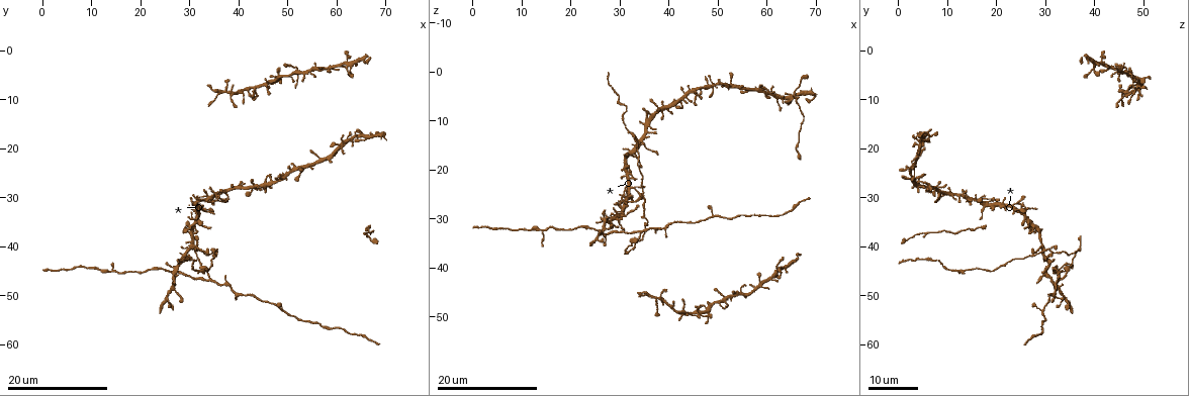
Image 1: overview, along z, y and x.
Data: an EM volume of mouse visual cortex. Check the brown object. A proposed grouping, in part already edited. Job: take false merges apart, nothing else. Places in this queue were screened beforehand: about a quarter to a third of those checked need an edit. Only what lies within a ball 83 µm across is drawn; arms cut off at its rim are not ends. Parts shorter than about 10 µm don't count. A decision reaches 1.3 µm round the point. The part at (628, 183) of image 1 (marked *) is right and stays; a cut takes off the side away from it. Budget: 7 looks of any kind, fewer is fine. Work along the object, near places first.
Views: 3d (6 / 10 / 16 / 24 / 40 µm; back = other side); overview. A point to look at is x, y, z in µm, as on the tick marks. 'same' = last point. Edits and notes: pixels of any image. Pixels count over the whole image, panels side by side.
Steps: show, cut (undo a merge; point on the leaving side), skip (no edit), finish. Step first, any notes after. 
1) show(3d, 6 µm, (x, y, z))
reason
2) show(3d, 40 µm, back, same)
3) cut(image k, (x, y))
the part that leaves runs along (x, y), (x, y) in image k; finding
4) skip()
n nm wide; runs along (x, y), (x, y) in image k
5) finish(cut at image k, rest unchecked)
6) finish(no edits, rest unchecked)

show(3d, 24 µm, (34.5, 46.5, 32.0))
three-way junction

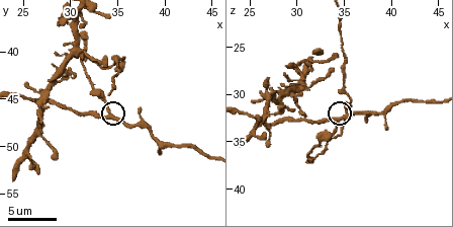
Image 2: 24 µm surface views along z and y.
show(3d, 10 µm, (34.4, 46.8, 32.6))

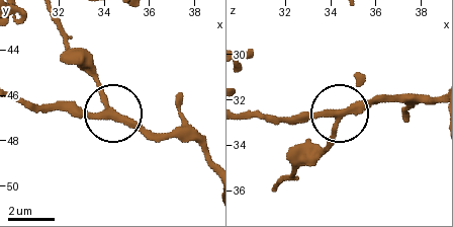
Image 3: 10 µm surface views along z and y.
skip()
3 arms; runs along (55, 21), (110, 110), (37, 108) in image 3; one cell here

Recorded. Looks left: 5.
show(3d, 16 µm, (31.5, 40.5, 36.5))
abrupt turn

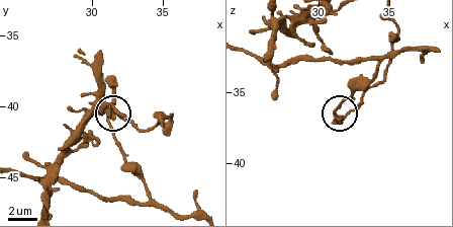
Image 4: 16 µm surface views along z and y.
show(3d, 6 µm, same)
closer look

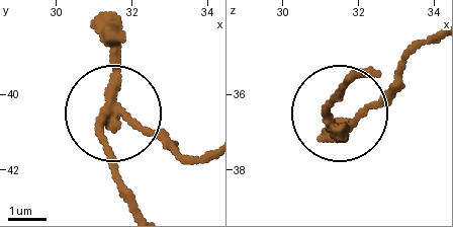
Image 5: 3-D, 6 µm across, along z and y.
cut(image 5, (158, 133))
the part that leaves runs along (115, 111), (189, 156), (209, 156) in image 5; a second cell is stuck on

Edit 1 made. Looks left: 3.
show(overview)

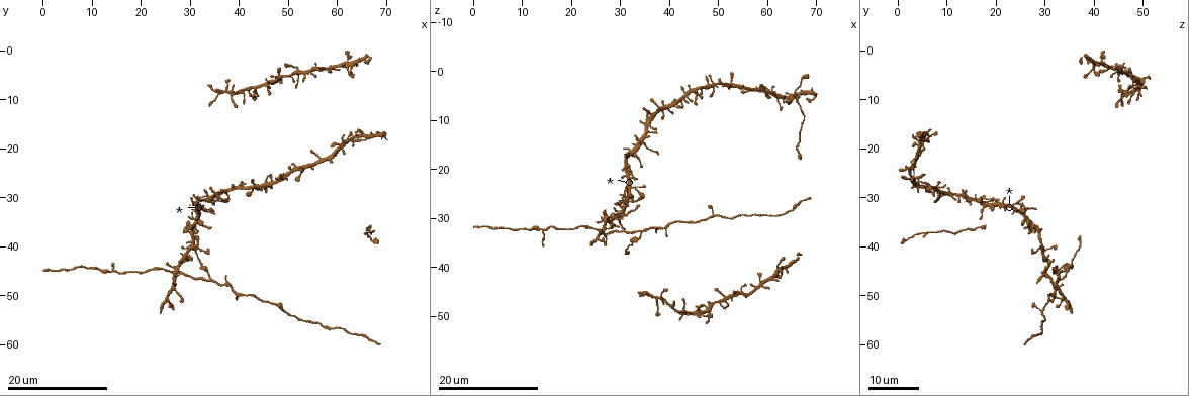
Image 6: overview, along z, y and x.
show(3d, 16 µm, (66.0, 37.0, 5.0))
three-way junction

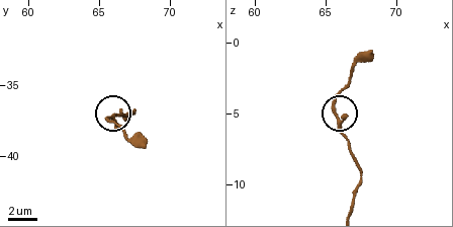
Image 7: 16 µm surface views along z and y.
show(3d, 6 µm, (65.8, 37.4, 5.0))
zoom in

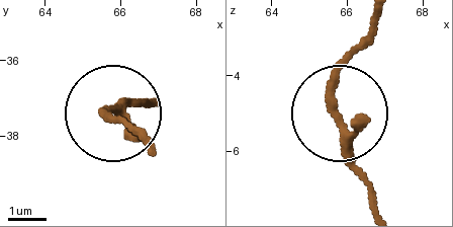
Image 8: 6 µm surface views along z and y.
skip()
3 arms; all the same cell

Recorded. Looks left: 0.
finish(cut at image 5, rest unchecked)

